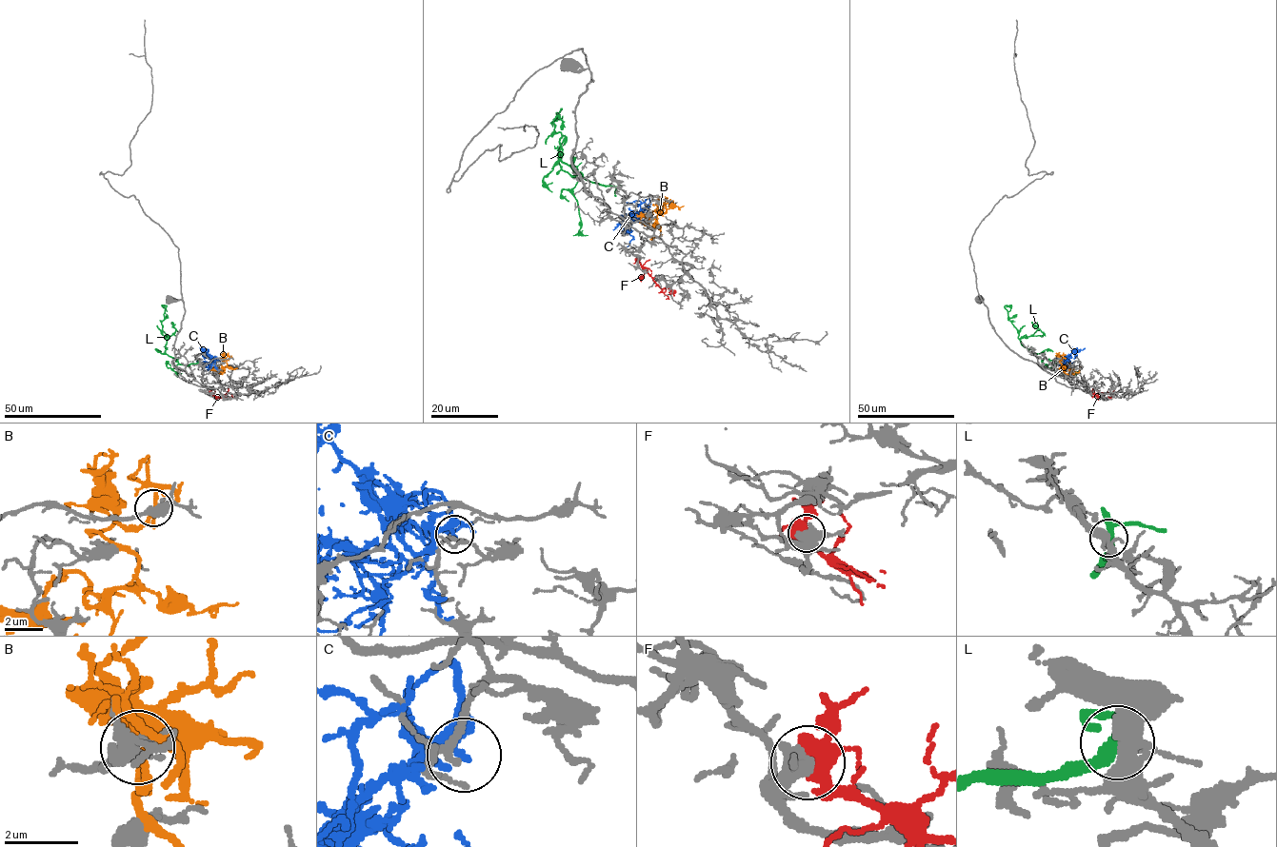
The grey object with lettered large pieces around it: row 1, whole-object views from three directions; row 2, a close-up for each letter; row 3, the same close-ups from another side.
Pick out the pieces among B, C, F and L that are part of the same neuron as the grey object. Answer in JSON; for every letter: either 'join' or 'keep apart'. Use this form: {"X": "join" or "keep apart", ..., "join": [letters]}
{"B": "keep apart", "C": "keep apart", "F": "keep apart", "L": "keep apart", "join": []}

